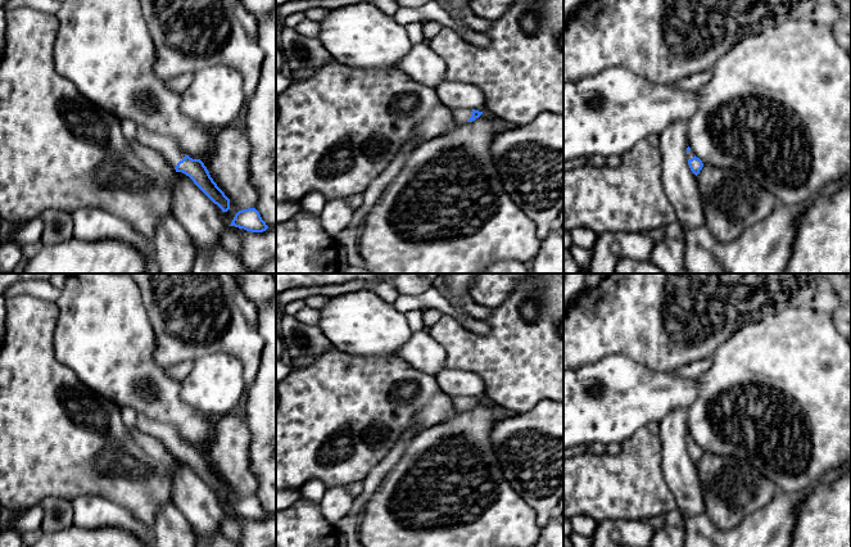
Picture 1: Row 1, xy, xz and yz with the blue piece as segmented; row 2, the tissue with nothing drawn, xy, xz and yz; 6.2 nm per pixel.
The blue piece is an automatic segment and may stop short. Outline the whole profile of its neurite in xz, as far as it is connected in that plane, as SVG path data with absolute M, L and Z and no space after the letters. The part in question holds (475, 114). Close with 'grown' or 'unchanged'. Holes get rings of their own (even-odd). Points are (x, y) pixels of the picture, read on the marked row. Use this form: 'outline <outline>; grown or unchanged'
outline M471 109L452 110L452 116L458 125L472 122L476 118L479 118L481 114L483 114L483 112L479 112L475 109L472 109L472 110Z; grown

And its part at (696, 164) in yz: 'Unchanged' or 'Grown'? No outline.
Grown

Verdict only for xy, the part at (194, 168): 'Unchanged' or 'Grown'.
Grown

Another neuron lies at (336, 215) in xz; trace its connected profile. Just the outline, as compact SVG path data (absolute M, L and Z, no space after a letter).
M331 198L326 202L318 220L325 231L334 239L348 227L352 221L354 208L348 203L348 198Z

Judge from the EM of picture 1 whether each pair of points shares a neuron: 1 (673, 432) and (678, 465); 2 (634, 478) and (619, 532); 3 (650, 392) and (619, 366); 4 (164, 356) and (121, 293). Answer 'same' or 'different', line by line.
1: same
2: different
3: same
4: different

